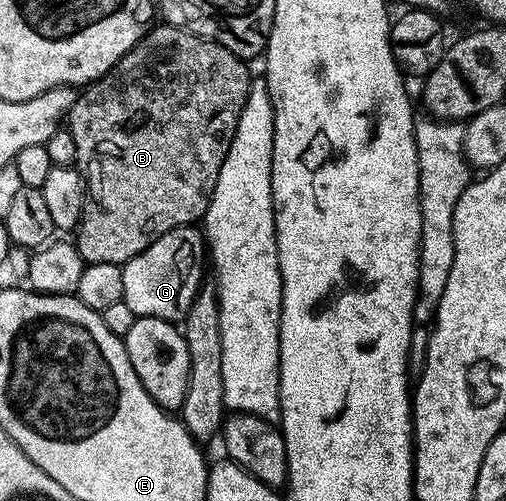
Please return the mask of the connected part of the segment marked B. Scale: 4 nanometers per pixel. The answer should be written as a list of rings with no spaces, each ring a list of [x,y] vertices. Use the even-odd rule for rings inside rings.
[[[169,23],[161,24],[155,24],[105,75],[85,86],[74,98],[74,106],[68,118],[68,128],[76,143],[77,164],[86,179],[86,202],[76,230],[78,236],[76,246],[79,256],[86,265],[116,263],[123,266],[136,255],[143,253],[153,241],[160,239],[160,235],[179,227],[193,226],[205,218],[206,209],[210,206],[216,187],[216,179],[220,175],[220,167],[236,135],[236,123],[240,119],[240,111],[244,111],[244,103],[248,99],[252,74],[246,70],[247,62],[243,58],[237,57],[235,53],[228,51],[222,45],[217,45],[214,41],[197,37],[187,29],[177,29],[175,25]]]

